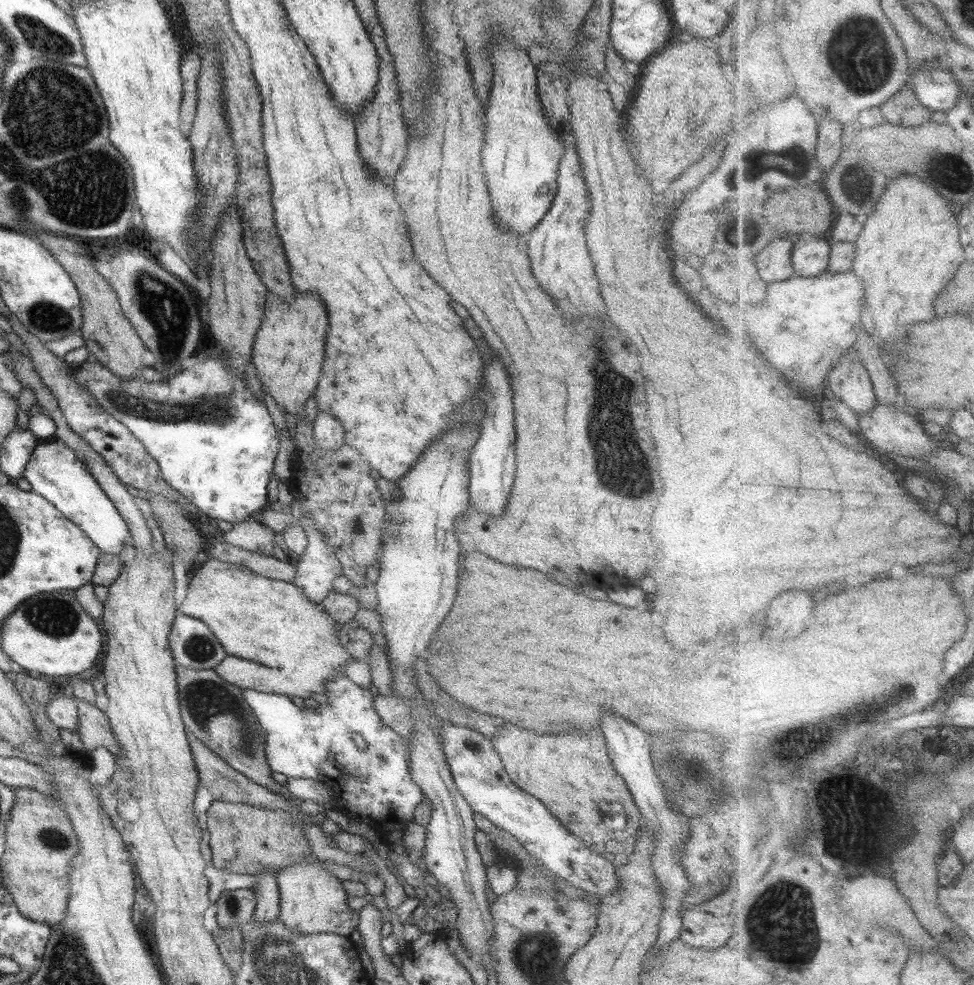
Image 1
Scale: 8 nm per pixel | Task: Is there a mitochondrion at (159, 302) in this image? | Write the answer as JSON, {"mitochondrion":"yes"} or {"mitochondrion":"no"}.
{"mitochondrion":"yes"}

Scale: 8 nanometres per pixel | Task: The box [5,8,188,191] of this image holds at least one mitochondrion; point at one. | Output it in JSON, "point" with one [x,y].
{"point":[51,42]}

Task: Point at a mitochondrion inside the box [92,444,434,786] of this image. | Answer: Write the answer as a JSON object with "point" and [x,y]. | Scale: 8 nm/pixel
{"point":[206,702]}

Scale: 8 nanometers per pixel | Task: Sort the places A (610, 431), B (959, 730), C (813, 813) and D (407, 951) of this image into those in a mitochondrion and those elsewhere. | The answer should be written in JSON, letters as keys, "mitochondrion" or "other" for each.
{"A":"mitochondrion","B":"other","C":"other","D":"other"}

